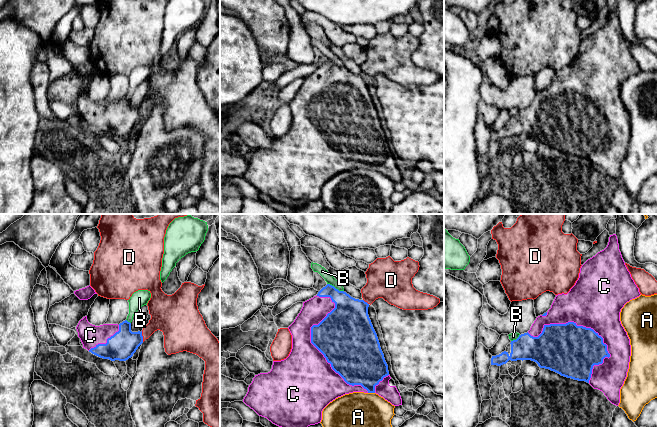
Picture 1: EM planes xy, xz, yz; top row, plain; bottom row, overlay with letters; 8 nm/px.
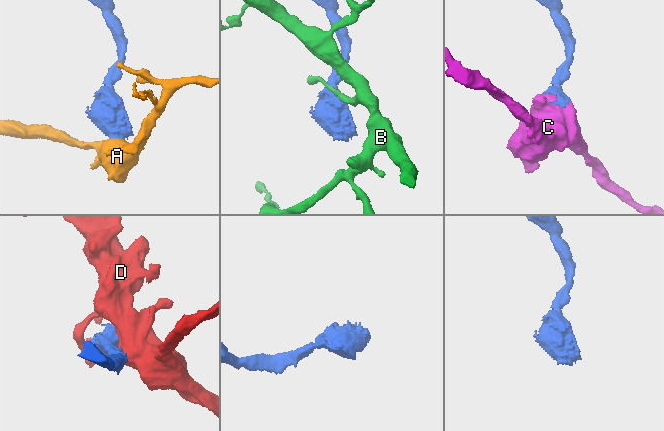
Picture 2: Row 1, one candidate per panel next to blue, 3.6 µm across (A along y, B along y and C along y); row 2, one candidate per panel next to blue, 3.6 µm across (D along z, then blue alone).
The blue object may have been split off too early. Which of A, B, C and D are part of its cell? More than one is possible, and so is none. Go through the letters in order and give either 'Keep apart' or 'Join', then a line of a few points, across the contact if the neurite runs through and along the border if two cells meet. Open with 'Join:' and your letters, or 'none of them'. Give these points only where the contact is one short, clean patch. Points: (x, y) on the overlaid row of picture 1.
Join: C
A: Keep apart. Line: xz (368, 392), (374, 393)
B: Keep apart. Line: xz (327, 283), (343, 291)
C: Join
D: Keep apart

